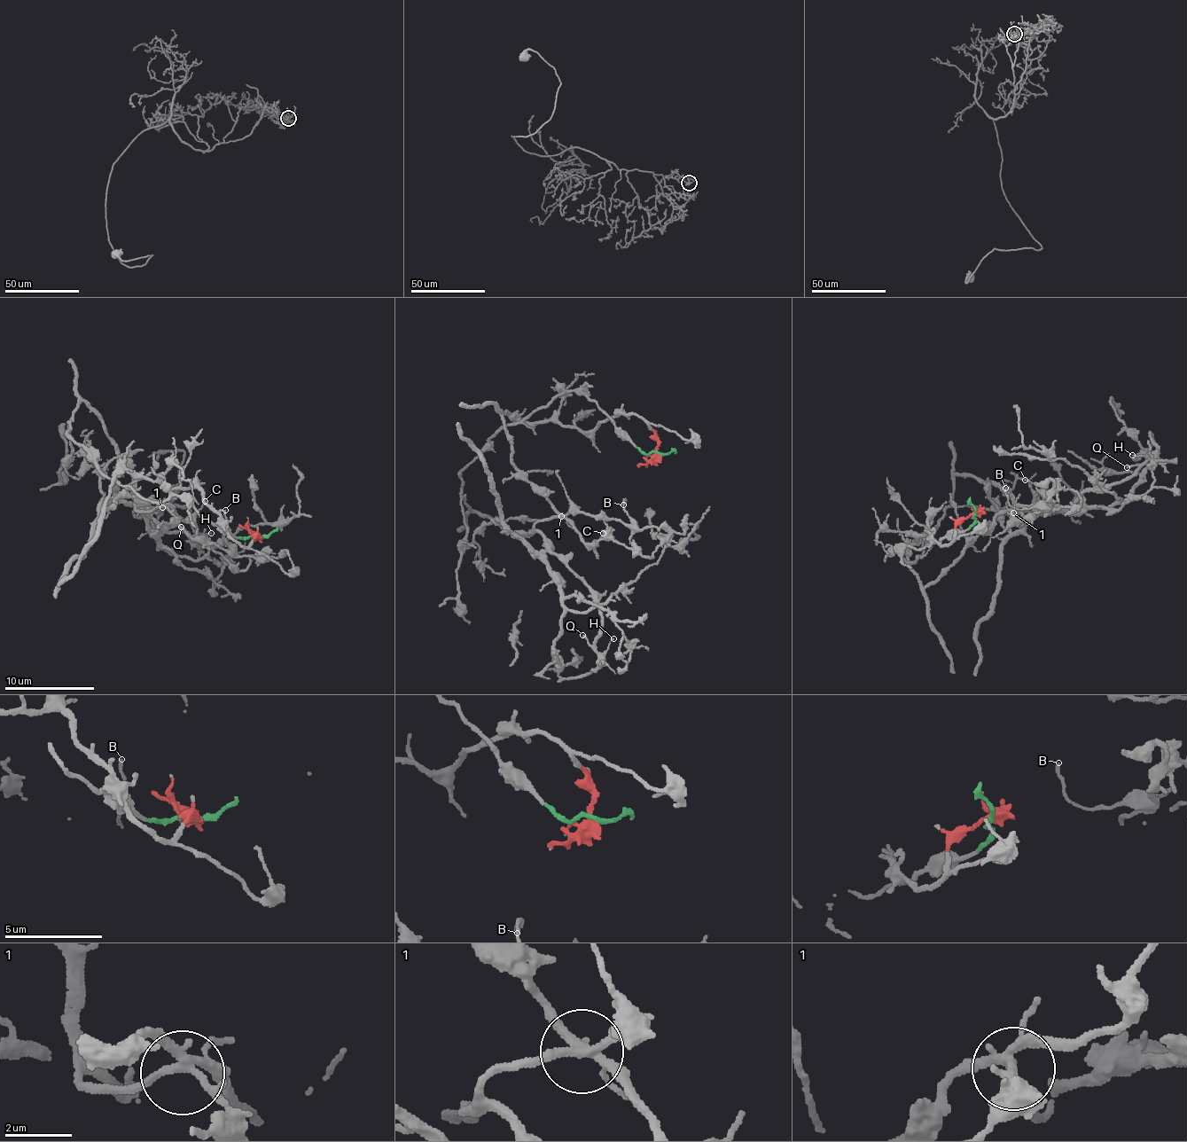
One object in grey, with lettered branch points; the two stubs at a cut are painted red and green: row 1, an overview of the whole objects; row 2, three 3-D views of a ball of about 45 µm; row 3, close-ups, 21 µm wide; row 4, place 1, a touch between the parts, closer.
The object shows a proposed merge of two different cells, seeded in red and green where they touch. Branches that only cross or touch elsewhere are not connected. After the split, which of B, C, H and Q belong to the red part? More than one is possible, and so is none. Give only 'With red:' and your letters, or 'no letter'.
With red: C

